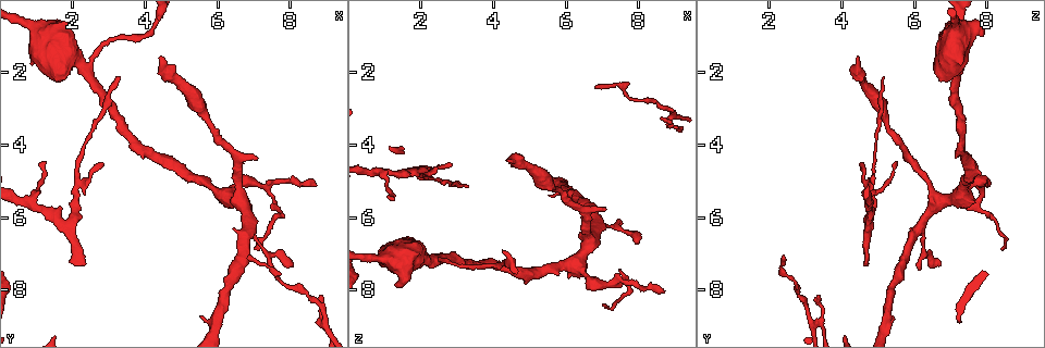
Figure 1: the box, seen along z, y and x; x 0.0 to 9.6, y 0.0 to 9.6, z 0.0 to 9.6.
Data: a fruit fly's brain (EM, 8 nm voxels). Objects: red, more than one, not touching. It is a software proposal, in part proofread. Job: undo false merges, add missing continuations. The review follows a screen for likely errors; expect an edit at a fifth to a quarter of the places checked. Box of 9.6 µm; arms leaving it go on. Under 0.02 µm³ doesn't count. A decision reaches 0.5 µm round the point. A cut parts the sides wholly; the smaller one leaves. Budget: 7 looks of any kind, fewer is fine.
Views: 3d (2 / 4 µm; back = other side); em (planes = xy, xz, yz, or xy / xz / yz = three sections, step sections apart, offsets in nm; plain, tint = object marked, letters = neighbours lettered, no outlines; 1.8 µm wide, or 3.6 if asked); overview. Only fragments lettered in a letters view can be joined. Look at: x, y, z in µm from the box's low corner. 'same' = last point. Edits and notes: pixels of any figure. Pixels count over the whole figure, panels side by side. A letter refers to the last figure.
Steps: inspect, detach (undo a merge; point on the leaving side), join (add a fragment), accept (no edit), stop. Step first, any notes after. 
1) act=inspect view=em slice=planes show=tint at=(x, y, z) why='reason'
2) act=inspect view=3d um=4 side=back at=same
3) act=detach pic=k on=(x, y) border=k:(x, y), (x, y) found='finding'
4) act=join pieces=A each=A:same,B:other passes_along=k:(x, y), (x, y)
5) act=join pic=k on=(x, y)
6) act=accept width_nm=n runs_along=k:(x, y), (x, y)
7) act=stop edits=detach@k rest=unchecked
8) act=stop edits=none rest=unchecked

act=inspect view=em slice=xz step=8 show=tint at=(6.90, 6.30, 6.15) why='thick turns thin'

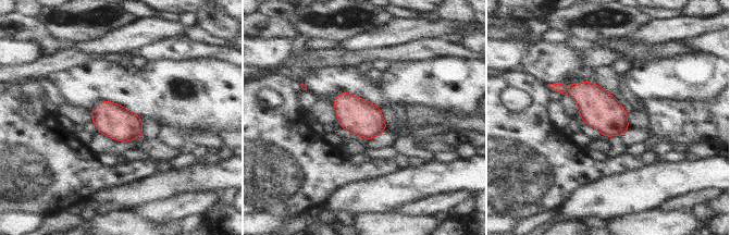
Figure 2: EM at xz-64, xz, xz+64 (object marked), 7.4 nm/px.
act=inspect view=em slice=planes show=letters at=same

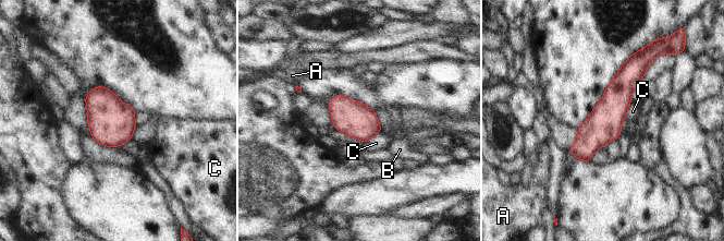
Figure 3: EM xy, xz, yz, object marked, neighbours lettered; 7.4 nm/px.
act=accept longest_contact=C:150nm each=A:other,B:other,C:other border=3:(380, 132), (365, 143) found='continuous, no second cell'

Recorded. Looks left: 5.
act=inspect view=em slice=planes show=tint at=(2.35, 7.35, 4.65) why='free end'

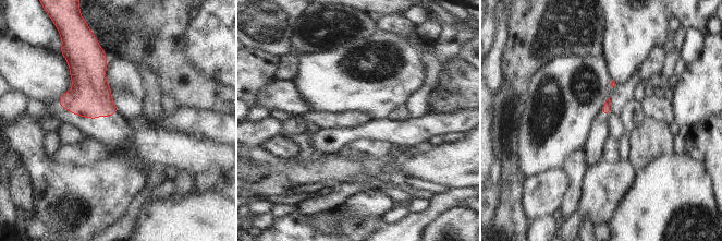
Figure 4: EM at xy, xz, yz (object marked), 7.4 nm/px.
act=inspect view=em slice=planes show=letters at=same

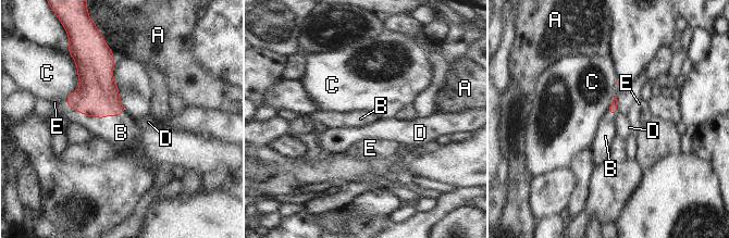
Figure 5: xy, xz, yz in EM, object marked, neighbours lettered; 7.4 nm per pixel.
act=join pieces=B longest_contact=B:460nm each=A:other,B:same,C:other,D:other,E:other found='it goes on there'

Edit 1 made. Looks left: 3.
act=inspect view=overview

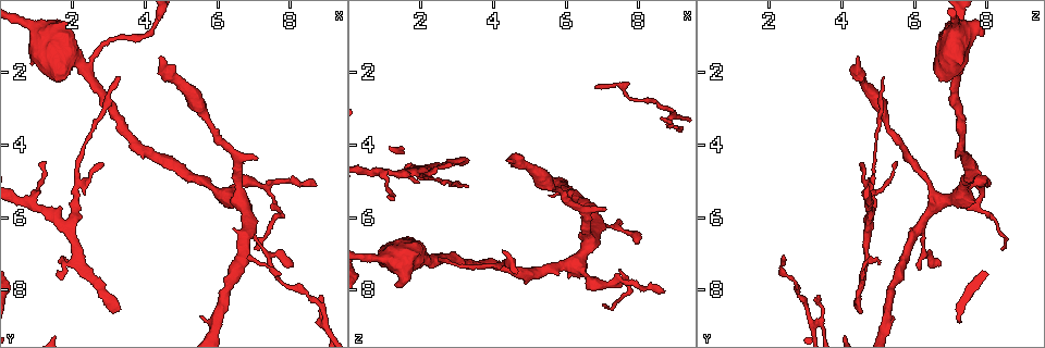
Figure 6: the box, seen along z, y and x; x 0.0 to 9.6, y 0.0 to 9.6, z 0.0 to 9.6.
act=inspect view=em slice=xz step=16 show=letters at=(4.40, 1.50, 4.45) why='end of a long branch'

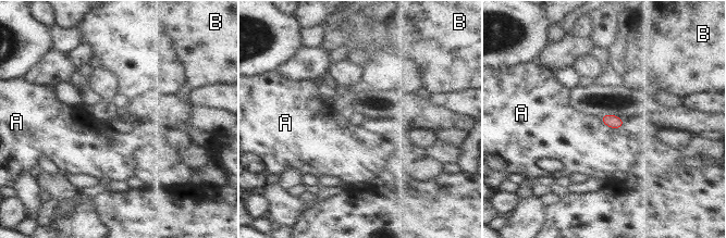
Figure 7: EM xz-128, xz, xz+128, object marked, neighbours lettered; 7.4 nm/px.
act=inspect view=em slice=planes show=letters at=same why='cut it another way'

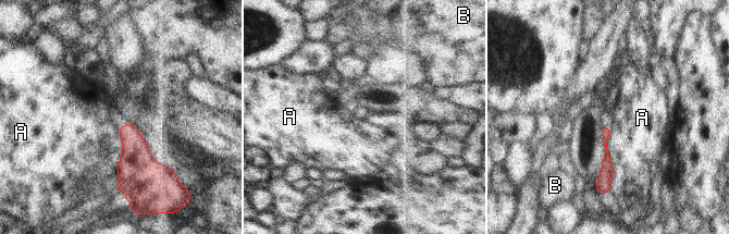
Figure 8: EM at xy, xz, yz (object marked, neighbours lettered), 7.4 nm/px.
act=accept each=A:other,B:other runs_along=8:(606, 130), (606, 175), (603, 181) found='no lettered fragment goes on from it'

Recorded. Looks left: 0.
act=stop edits=join@5 rest=unchecked

